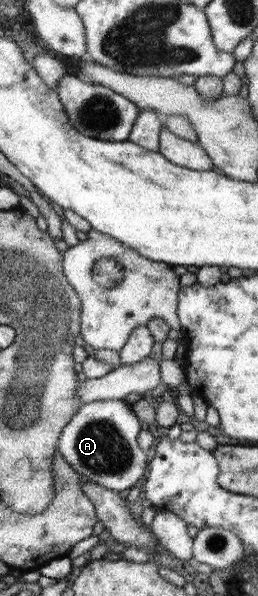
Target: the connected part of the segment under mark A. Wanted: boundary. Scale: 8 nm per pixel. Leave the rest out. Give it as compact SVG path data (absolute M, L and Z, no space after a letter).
M119 399L82 403L58 435L56 450L79 474L80 479L114 492L130 489L145 471L147 457L137 445L137 433L144 425Z

